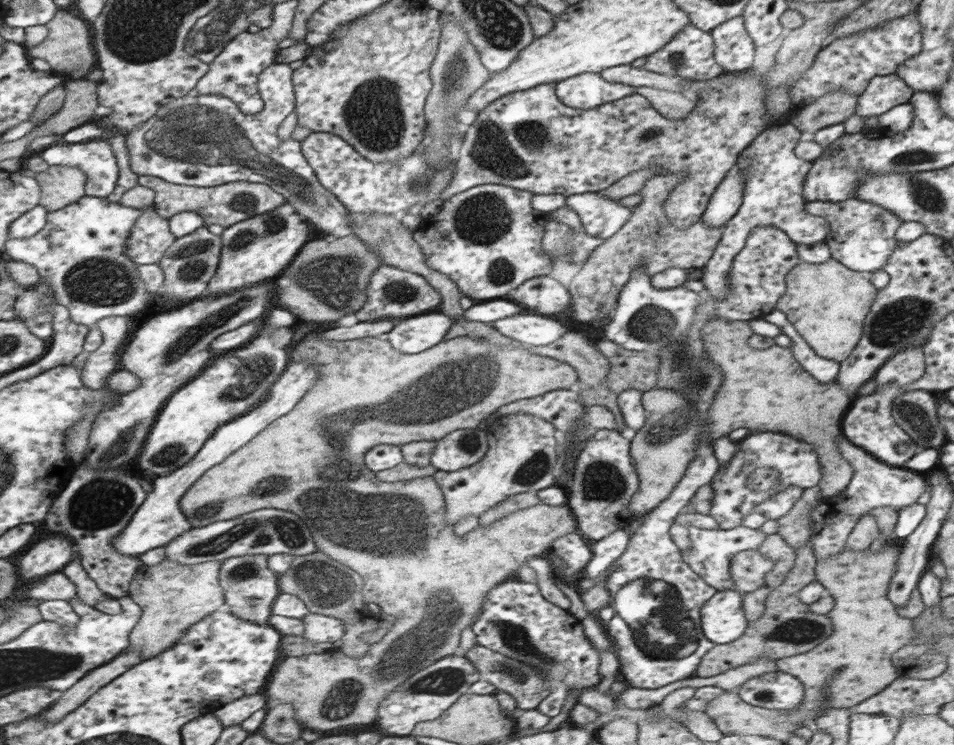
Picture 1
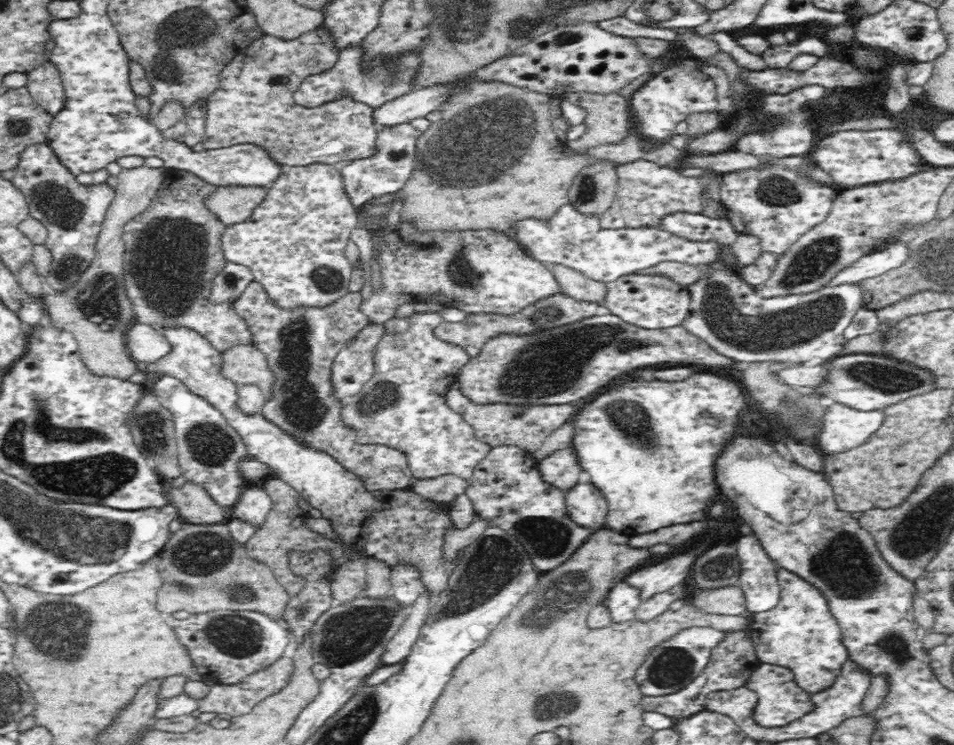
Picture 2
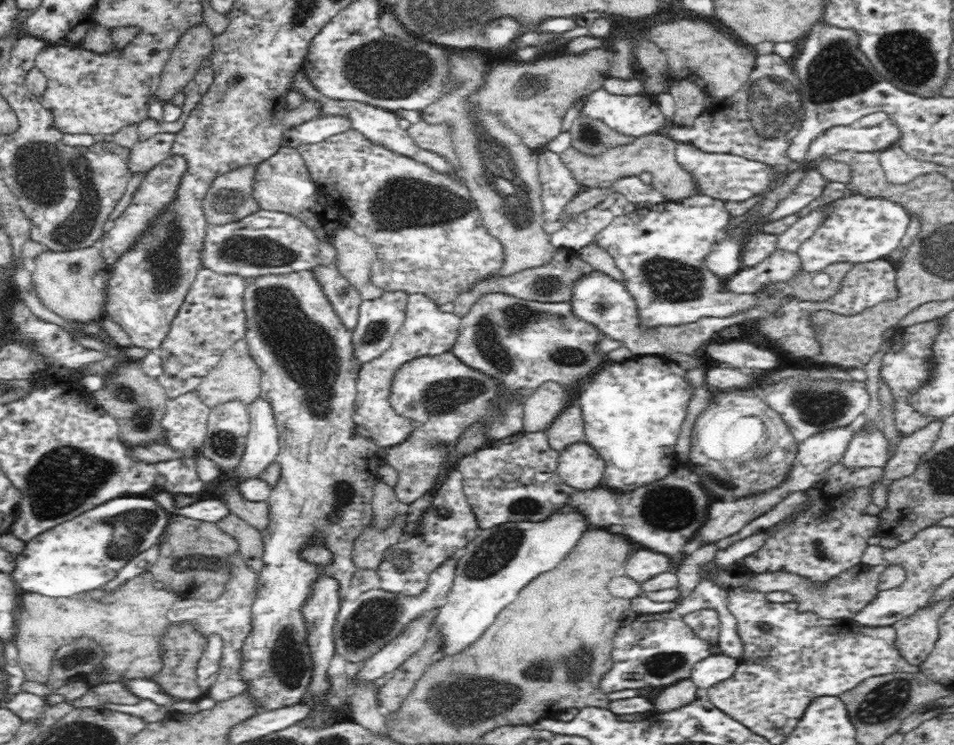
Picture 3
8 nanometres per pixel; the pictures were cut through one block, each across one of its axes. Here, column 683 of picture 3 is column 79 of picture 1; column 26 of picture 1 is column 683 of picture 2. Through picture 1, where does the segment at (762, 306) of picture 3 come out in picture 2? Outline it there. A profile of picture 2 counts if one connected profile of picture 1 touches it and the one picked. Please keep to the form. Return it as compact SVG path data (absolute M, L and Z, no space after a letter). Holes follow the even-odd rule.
M572 206L562 208L558 212L558 218L552 222L522 222L518 224L518 238L522 244L534 250L534 258L544 264L564 266L570 270L576 270L580 276L588 276L596 282L610 284L626 274L636 274L638 270L656 266L664 260L672 262L688 262L688 264L700 264L710 266L716 260L720 260L720 248L712 242L690 242L684 240L672 232L666 230L618 230L618 232L604 232L598 226L600 218L588 218L578 212L574 212Z

